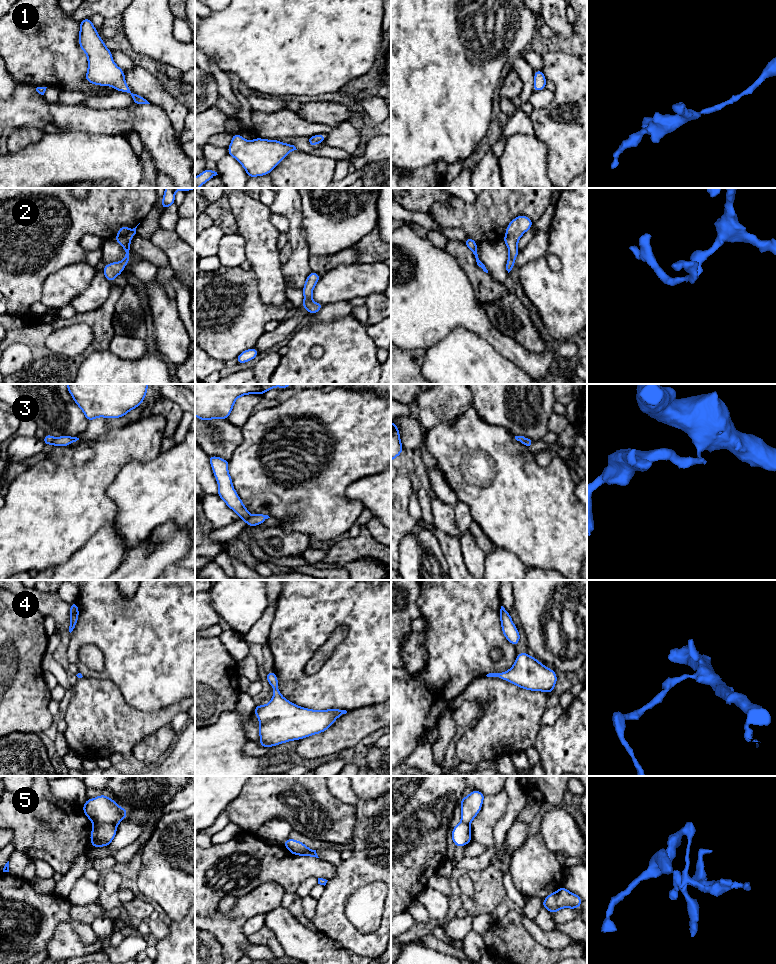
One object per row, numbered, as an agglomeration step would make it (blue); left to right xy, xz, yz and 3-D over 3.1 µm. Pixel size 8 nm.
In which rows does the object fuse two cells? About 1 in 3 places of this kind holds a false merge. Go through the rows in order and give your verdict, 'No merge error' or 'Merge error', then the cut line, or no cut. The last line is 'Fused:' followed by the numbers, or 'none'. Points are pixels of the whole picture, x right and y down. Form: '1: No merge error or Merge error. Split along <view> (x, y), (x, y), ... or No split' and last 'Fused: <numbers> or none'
1: No merge error. No split
2: No merge error. No split
3: Merge error. Split along xy (55, 438), (51, 443)
4: No merge error. No split
5: Merge error. Split along xy (93, 823), (113, 823), (115, 825)
Fused: 3, 5

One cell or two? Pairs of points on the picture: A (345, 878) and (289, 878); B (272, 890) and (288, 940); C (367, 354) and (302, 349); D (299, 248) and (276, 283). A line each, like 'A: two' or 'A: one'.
A: two
B: two
C: one
D: two

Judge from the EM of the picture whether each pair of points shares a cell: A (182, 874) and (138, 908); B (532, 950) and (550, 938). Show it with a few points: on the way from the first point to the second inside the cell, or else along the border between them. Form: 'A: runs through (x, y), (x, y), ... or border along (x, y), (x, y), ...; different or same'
A: border along (148, 899), (153, 904); different
B: border along (524, 928), (540, 944), (548, 948), (563, 948); different

